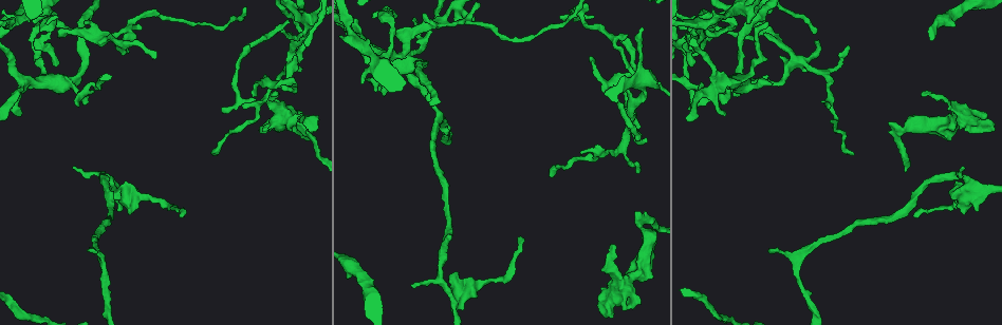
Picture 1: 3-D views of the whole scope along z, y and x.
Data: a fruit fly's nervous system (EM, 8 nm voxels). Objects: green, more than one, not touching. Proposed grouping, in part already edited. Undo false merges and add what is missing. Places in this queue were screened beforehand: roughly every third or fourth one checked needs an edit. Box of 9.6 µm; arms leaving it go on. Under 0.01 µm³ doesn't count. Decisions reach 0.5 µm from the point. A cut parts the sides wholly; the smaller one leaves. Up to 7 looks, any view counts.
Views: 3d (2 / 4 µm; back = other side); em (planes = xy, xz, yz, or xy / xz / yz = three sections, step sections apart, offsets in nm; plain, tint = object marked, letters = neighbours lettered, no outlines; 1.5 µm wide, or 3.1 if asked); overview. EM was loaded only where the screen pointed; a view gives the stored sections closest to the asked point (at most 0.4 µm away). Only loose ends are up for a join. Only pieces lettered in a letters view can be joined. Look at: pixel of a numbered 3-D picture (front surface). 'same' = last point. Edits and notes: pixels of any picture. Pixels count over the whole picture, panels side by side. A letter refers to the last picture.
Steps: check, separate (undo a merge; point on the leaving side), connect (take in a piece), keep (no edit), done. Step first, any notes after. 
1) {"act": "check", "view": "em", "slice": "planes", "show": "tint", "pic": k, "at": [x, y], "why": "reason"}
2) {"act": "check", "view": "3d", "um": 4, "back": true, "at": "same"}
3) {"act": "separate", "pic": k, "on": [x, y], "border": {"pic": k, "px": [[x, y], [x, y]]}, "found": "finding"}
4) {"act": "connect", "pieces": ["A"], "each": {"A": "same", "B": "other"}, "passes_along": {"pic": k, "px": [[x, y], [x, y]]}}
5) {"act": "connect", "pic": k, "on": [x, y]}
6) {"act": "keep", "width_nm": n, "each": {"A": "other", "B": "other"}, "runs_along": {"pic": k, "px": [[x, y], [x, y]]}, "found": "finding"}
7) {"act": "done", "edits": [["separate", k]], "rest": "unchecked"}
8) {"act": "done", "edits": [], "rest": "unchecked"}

{"act": "check", "view": "em", "slice": "planes", "show": "letters", "pic": 1, "at": [645, 137]}

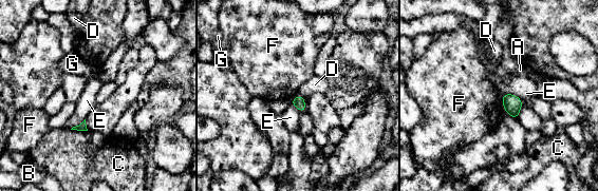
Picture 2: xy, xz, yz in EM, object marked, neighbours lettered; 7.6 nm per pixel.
{"act": "keep", "each": {"A": "other", "B": "other", "C": "other", "D": "other", "E": "other", "F": "other", "G": "other"}, "border": {"pic": 2, "px": [[297, 94], [304, 99]]}, "found": "none of them fits"}

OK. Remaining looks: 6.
{"act": "check", "view": "em", "slice": "planes", "show": "letters", "pic": 1, "at": [223, 108], "why": "tapers out"}

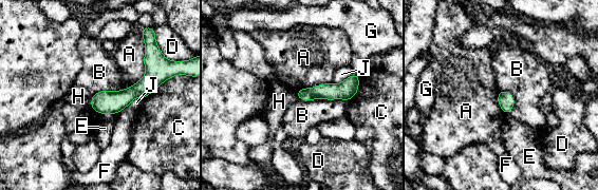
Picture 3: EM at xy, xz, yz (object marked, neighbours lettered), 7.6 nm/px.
{"act": "keep", "each": {"A": "other", "B": "other", "C": "other", "D": "other", "E": "other", "F": "other", "G": "other", "H": "other", "J": "other"}, "runs_along": {"pic": 3, "px": [[161, 79], [115, 101], [93, 105]]}, "found": "none of them fits"}

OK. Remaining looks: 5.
{"act": "check", "view": "em", "slice": "planes", "show": "letters", "pic": 1, "at": [383, 95], "why": "free end"}

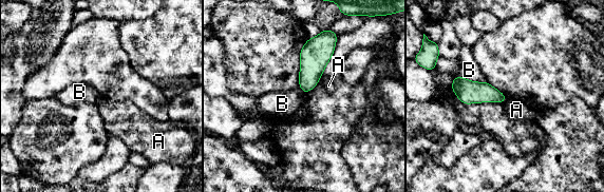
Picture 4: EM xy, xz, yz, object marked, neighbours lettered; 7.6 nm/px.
{"act": "keep", "longest_contact_nm": ["B", 220], "each": {"A": "other", "B": "other"}, "found": "no lettered piece goes on from it"}

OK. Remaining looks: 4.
{"act": "done", "edits": [], "rest": "unchecked"}

